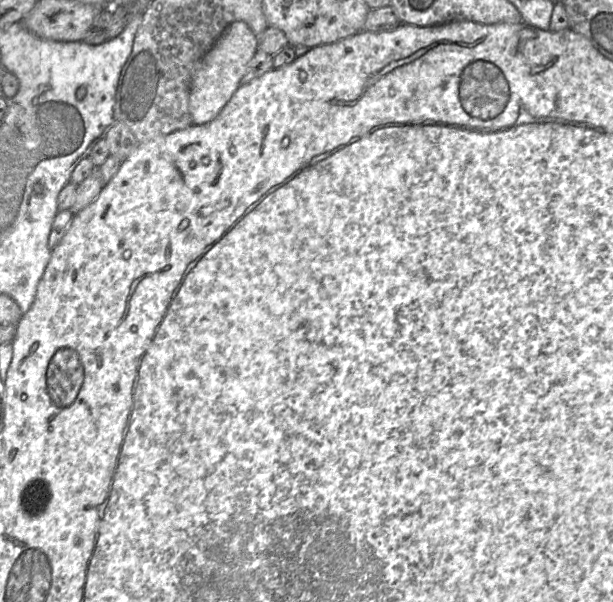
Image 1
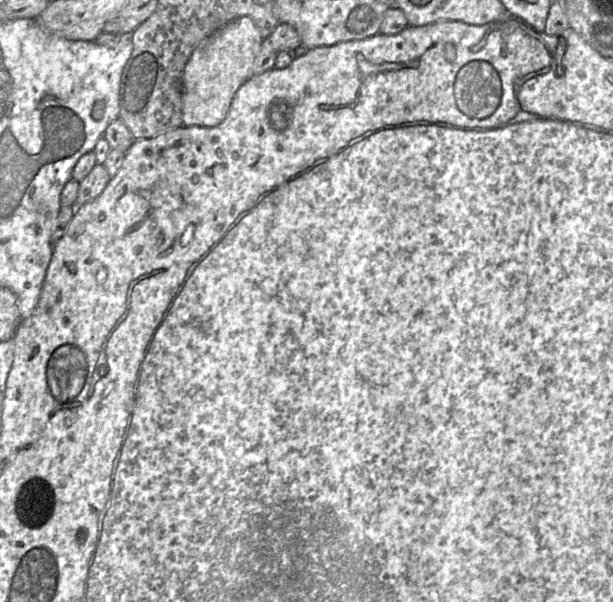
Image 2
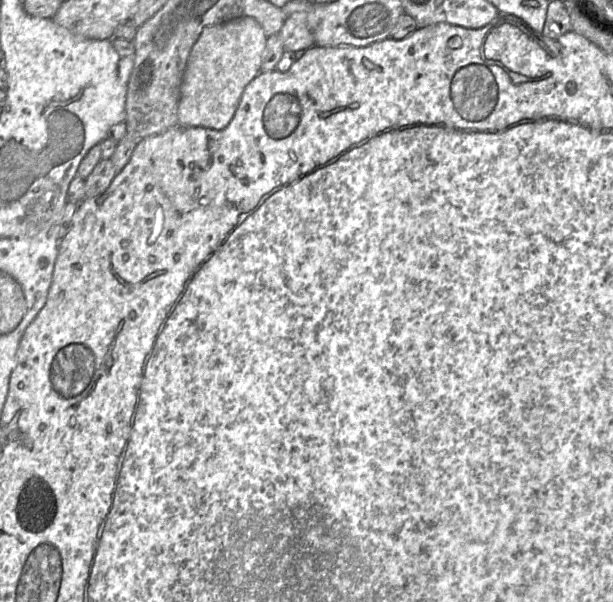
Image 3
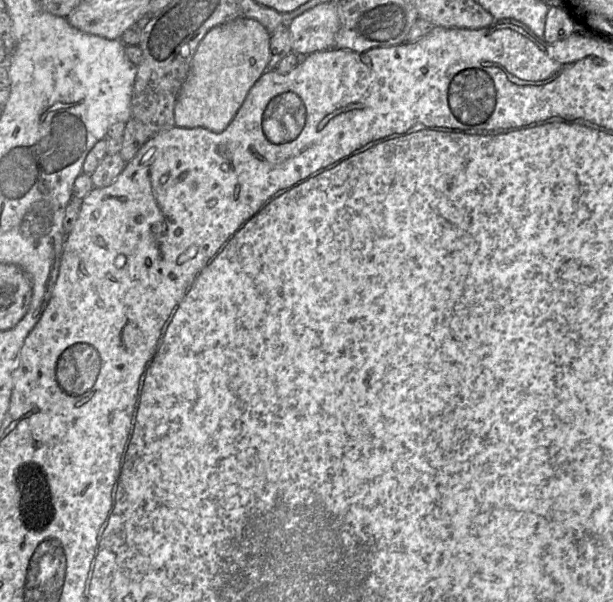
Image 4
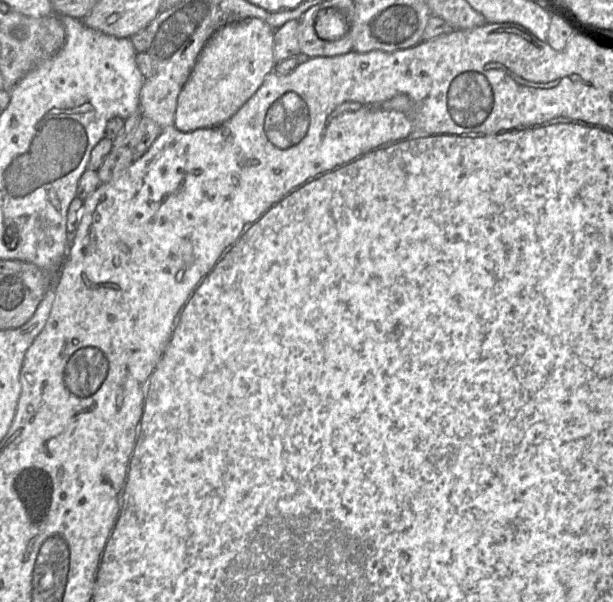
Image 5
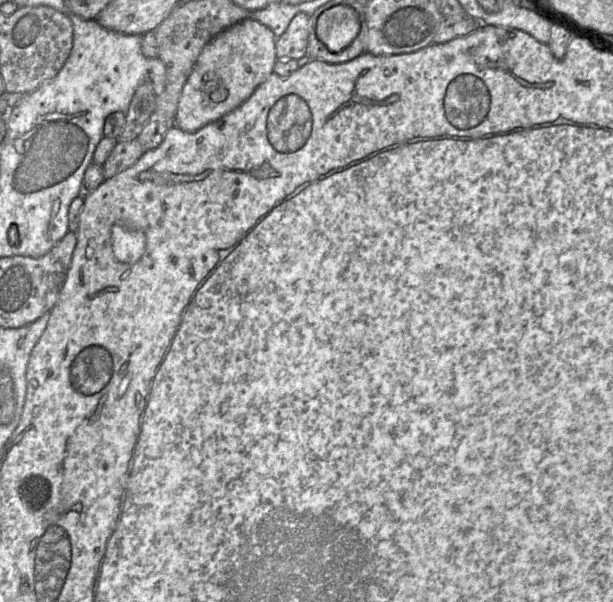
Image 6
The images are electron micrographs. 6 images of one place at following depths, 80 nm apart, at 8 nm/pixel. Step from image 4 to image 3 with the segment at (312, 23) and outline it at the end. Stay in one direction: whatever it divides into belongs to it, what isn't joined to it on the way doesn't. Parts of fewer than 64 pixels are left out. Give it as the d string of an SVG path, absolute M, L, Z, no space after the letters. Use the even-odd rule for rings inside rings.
M305 13L288 16L278 34L285 51L307 50L315 45L312 32L305 23Z

